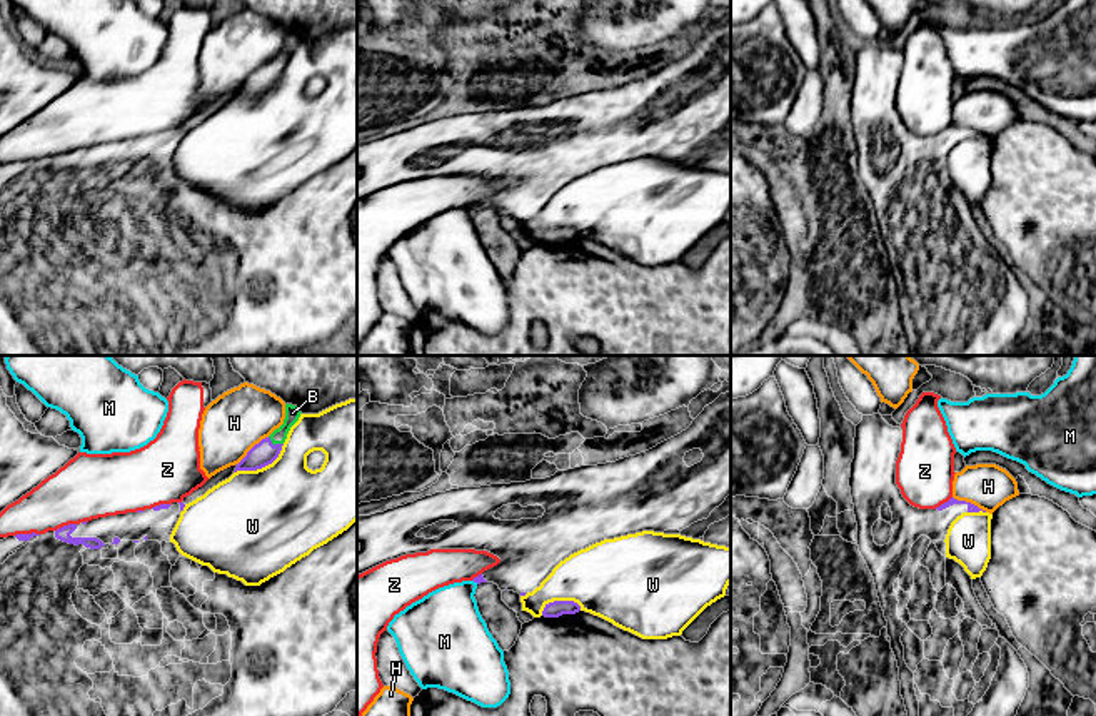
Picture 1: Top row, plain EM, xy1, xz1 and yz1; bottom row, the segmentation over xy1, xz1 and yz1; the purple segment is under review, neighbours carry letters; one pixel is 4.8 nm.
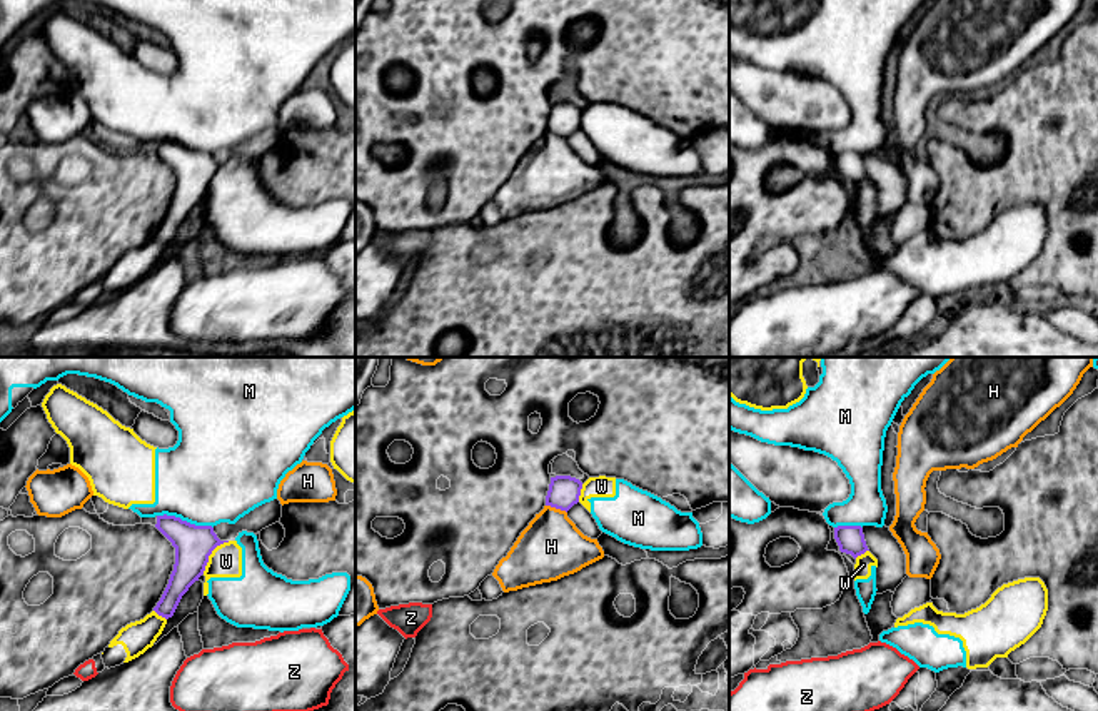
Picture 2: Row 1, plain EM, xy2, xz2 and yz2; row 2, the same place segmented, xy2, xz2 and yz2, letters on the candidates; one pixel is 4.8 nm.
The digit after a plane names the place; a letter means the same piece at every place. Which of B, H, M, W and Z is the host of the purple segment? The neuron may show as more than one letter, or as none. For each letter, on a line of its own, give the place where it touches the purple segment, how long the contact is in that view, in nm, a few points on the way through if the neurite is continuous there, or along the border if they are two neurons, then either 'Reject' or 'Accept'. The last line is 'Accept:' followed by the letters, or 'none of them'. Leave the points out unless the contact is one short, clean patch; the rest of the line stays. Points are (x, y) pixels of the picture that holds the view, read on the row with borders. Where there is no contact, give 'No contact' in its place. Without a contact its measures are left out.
B: Touches purple at xy1 (272, 444). Shared border 80 nm. Reject
H: Touches purple at yz1 (970, 503). Shared border 180 nm. Reject
M: Touches purple at xy2 (186, 521). Shared border 280 nm. Reject
W: Touches purple at xy1 (261, 468). Shared border 280 nm. Reject
Z: Touches purple at xy1 (65, 526). Shared border 110 nm. Accept
Accept: Z

